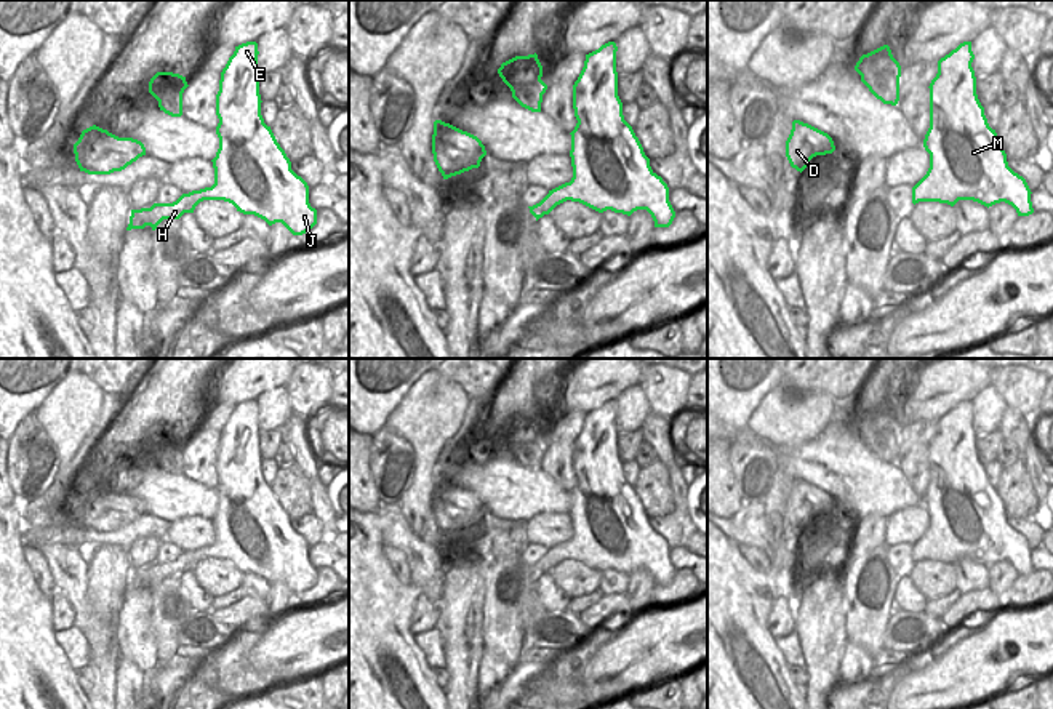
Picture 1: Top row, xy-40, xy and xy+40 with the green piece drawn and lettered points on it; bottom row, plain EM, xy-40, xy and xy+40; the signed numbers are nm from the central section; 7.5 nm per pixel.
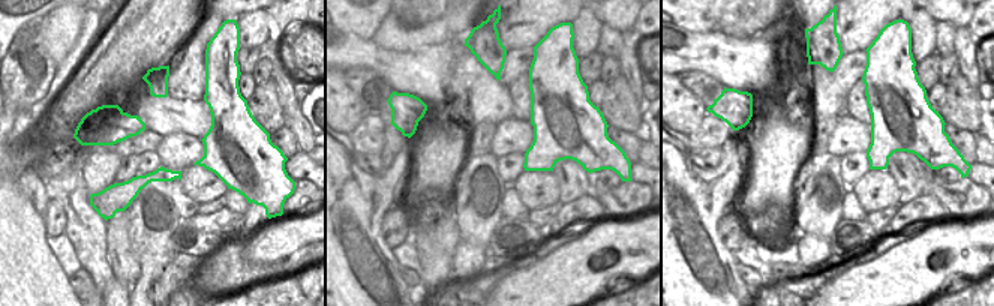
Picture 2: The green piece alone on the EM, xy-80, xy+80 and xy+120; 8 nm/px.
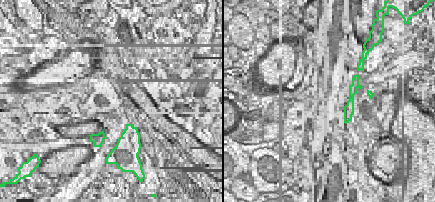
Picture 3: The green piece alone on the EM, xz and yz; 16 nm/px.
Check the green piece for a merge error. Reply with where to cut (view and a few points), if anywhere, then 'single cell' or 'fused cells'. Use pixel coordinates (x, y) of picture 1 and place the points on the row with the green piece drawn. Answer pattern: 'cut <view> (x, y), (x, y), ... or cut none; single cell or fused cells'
cut xy-40 (184, 80), (181, 85), (168, 90), (149, 92); fused cells

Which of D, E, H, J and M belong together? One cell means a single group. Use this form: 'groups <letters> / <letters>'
groups D / E H J M

